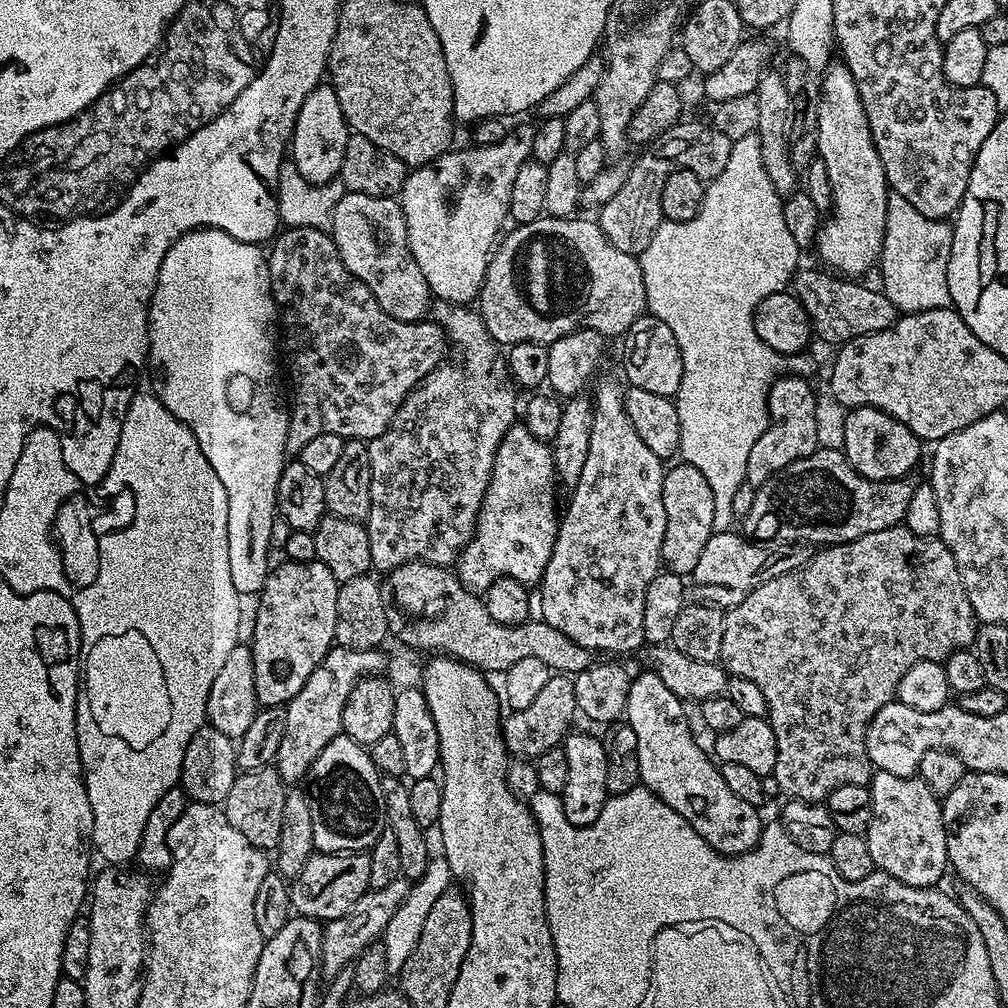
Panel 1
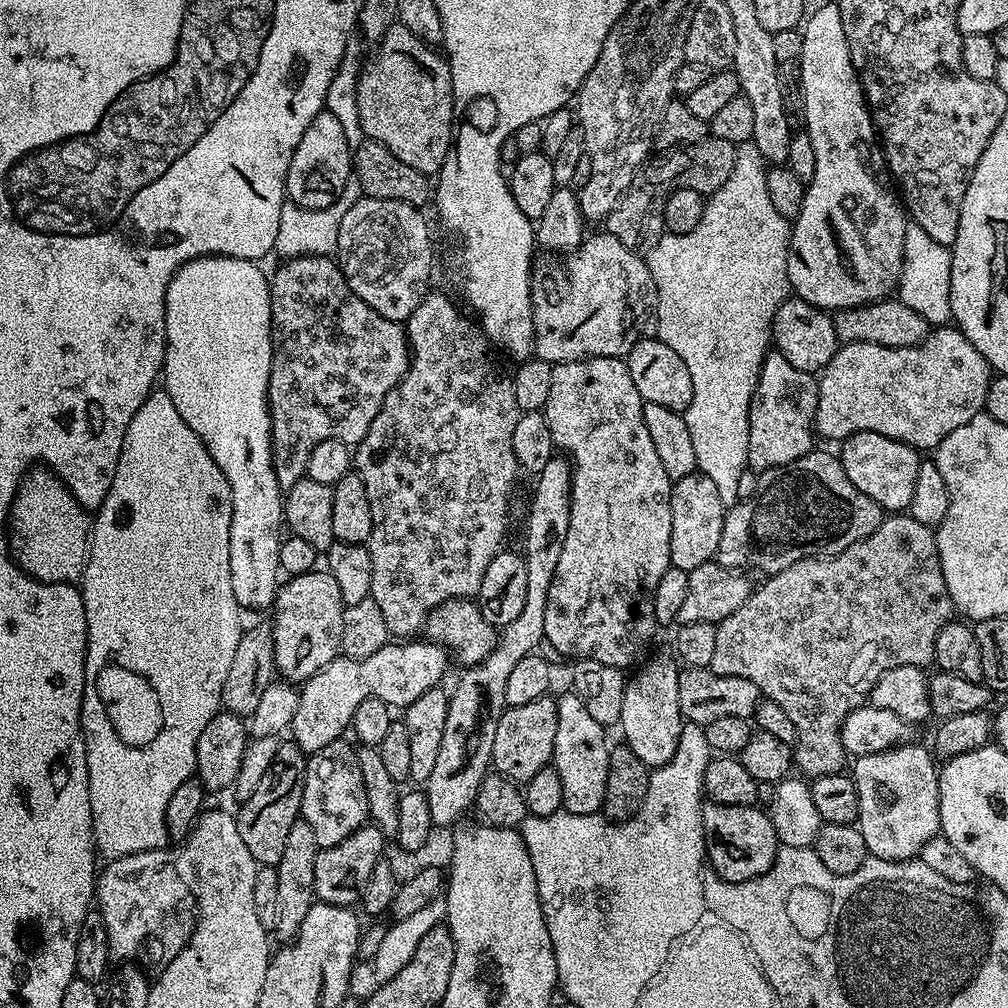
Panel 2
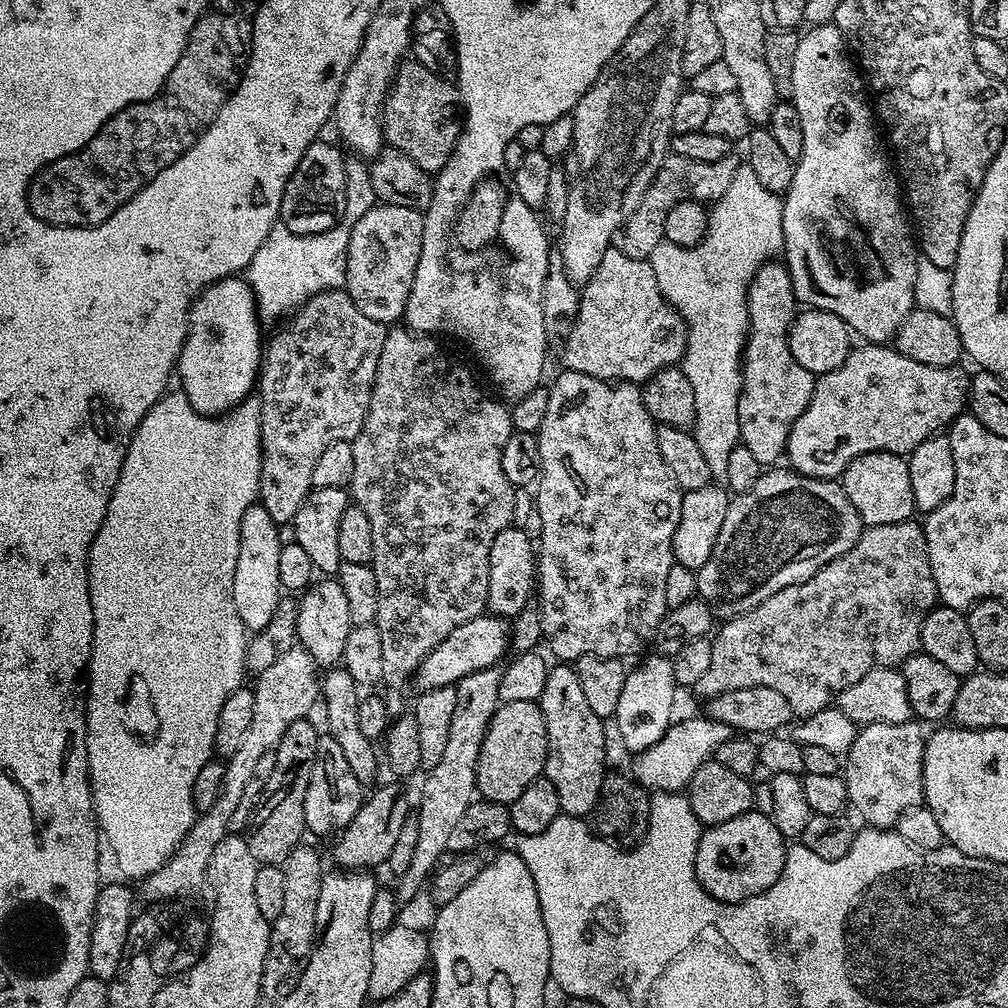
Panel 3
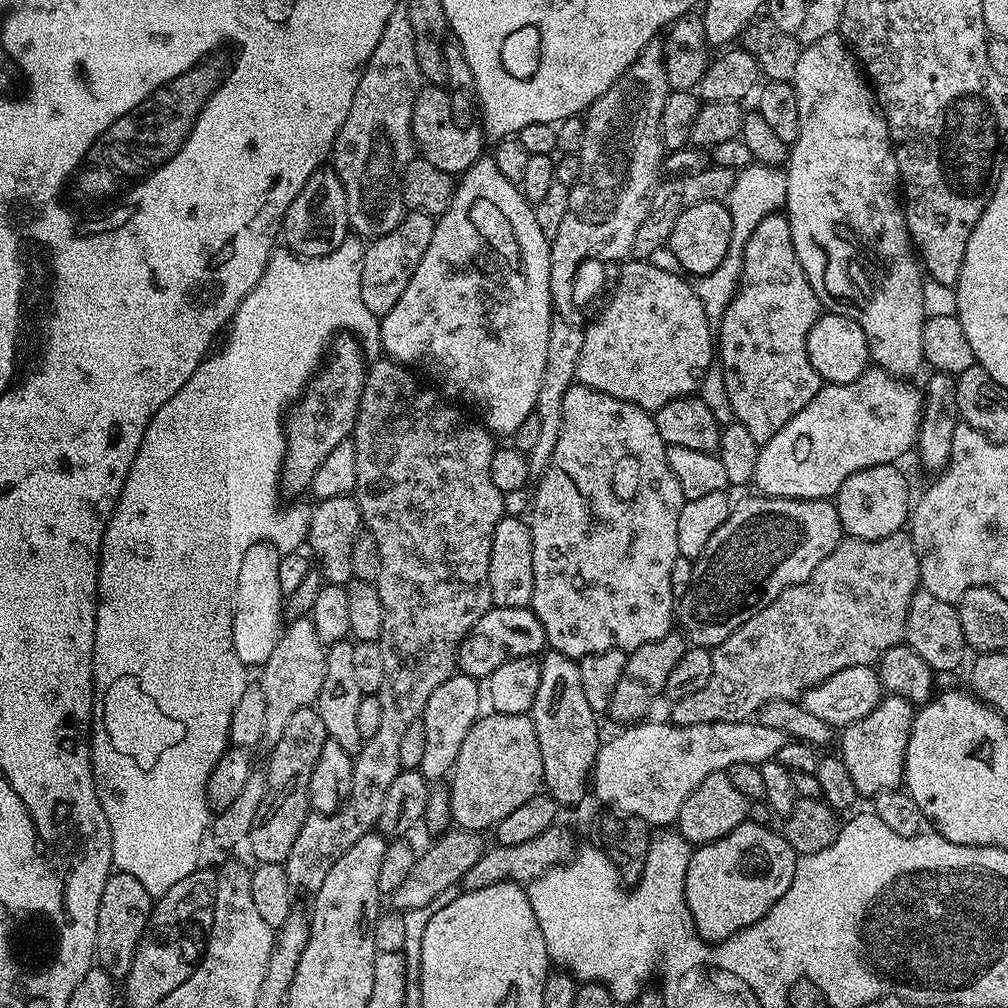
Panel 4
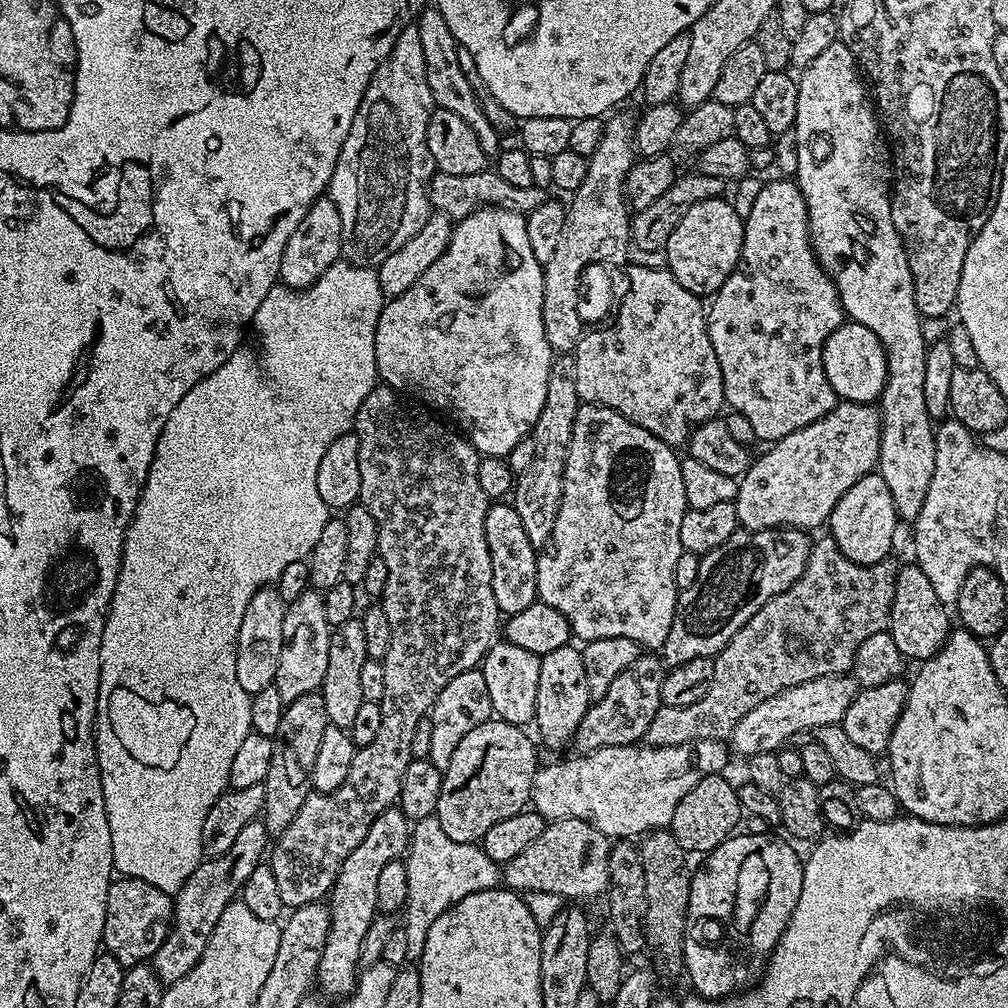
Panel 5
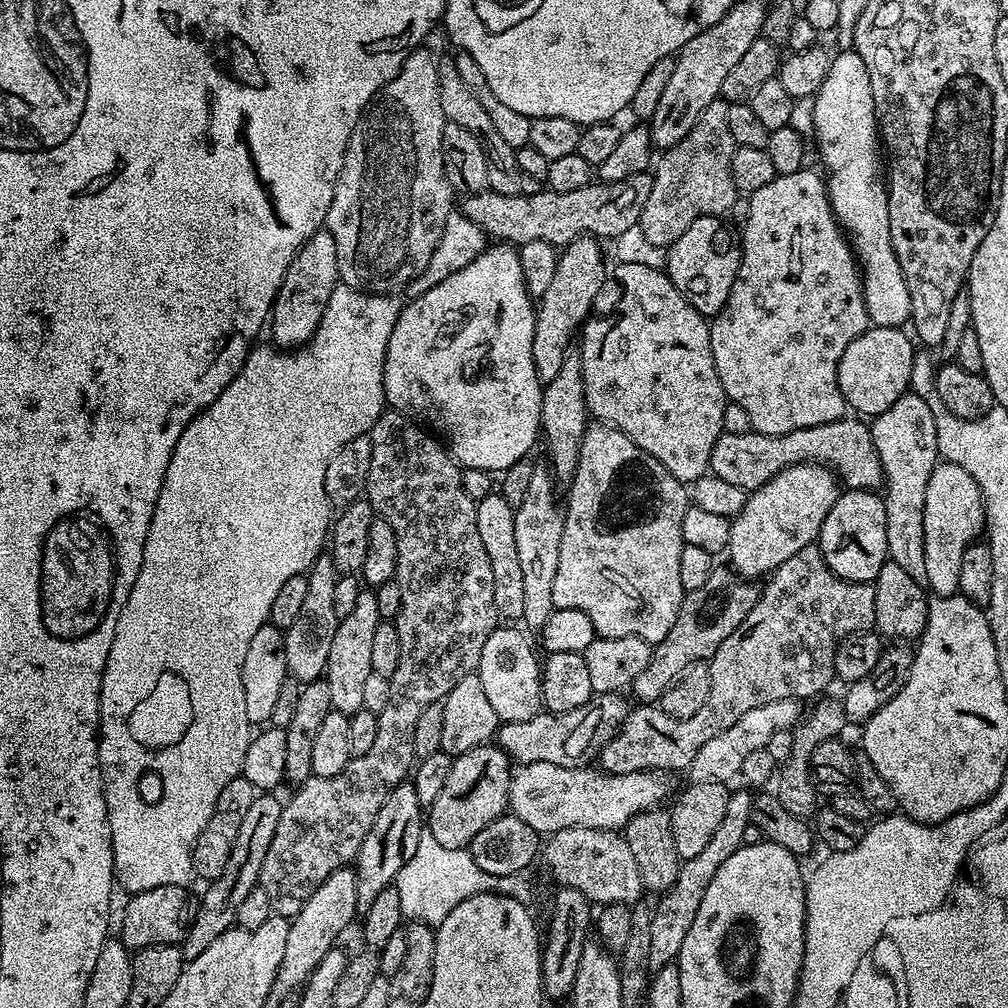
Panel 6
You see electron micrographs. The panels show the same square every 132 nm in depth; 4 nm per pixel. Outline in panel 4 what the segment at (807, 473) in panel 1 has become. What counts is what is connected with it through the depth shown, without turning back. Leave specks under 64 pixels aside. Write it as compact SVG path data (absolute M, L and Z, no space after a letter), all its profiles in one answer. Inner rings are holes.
M751 494L745 500L736 500L732 505L732 513L726 518L718 530L714 530L714 538L706 542L706 550L694 562L692 569L692 585L688 595L683 597L678 608L678 628L683 632L689 645L713 649L721 644L742 622L750 622L758 610L770 606L774 598L782 590L792 584L803 584L806 578L830 554L844 536L844 527L840 525L838 510L831 499L827 500L791 500L777 496Z

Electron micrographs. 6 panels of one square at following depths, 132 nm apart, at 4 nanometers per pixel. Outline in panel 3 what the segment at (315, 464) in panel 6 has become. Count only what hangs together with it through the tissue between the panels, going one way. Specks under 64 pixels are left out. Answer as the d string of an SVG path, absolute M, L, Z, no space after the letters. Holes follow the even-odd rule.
M350 220L345 225L337 222L330 230L318 234L296 234L286 225L277 223L270 230L266 242L258 246L258 254L254 254L246 269L246 279L256 295L261 321L279 321L319 292L344 288L349 232L354 230L354 226L355 221ZM183 390L165 391L154 406L142 418L134 430L114 494L106 506L106 518L88 551L88 585L90 602L94 610L94 638L92 657L88 659L86 673L86 750L88 751L88 782L92 785L92 809L96 812L96 823L100 826L103 843L112 851L116 868L129 881L143 881L172 856L176 855L180 844L188 837L192 823L198 815L194 806L194 778L198 770L213 759L218 734L218 714L226 698L234 694L245 683L246 669L244 652L248 648L249 637L238 610L234 610L234 574L238 566L238 546L240 545L240 523L247 508L257 503L260 495L260 402L249 398L237 404L231 412L223 416L203 416L186 398Z

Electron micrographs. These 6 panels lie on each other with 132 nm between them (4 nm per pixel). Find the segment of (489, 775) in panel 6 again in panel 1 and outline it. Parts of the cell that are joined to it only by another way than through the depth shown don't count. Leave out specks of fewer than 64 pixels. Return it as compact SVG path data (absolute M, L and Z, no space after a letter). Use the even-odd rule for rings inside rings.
M554 674L526 710L509 711L503 717L504 744L507 745L509 753L516 758L541 756L546 754L546 750L563 745L565 736L573 727L572 719L577 719L577 716L573 677L568 674Z

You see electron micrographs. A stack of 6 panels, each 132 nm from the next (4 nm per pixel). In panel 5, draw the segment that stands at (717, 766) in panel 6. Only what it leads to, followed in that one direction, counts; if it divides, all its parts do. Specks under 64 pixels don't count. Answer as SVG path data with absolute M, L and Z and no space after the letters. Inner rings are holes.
M851 675L823 676L802 682L790 690L782 690L774 694L774 698L766 698L766 702L754 706L750 714L742 714L738 726L734 726L730 737L730 748L741 758L747 758L763 752L776 752L789 743L795 732L814 730L818 726L839 724L844 719L846 710L850 710L850 702L854 702L858 685Z

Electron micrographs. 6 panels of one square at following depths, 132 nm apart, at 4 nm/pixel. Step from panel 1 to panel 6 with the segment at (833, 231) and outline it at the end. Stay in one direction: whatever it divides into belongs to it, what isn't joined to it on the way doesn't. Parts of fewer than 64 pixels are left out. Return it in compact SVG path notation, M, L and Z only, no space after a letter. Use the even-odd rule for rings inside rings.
M855 50L837 53L832 56L826 78L811 101L814 142L821 162L828 167L826 183L832 213L862 265L868 319L877 328L898 328L911 321L912 307L910 290L890 238L886 168L882 163L882 137L878 131L870 74L866 74L866 62L862 62ZM909 390L890 410L878 414L870 424L874 446L882 462L882 495L886 506L886 546L888 559L898 562L914 582L927 585L924 507L926 486L938 463L936 419L922 398Z

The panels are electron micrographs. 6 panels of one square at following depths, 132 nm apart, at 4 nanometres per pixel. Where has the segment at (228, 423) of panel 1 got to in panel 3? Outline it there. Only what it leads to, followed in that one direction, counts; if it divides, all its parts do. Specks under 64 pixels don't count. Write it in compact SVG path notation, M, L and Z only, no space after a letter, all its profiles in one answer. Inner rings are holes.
M247 279L220 280L204 289L188 311L188 337L180 351L179 387L203 416L223 416L253 395L262 363L262 321ZM259 502L247 508L240 523L240 545L238 546L238 566L234 574L234 610L242 618L245 629L255 634L270 622L274 610L282 598L278 582L278 550L282 543L281 525L270 518Z

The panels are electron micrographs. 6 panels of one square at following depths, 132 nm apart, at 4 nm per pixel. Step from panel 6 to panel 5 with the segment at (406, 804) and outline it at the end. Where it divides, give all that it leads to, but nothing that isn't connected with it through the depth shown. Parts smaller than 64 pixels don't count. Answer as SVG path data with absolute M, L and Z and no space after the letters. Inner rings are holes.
M399 806L382 810L382 814L374 818L374 826L370 826L366 838L362 838L361 844L338 869L338 878L326 897L330 914L330 934L326 934L326 946L322 950L322 958L316 971L316 984L325 997L347 998L355 988L362 937L366 935L366 929L370 927L372 919L378 915L376 887L379 874L386 862L399 860L407 853L409 839L410 821L404 811Z

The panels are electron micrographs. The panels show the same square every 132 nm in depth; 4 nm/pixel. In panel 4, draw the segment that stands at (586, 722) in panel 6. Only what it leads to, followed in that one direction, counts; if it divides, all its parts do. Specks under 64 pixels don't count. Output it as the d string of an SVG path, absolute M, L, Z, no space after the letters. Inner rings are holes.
M673 630L654 642L646 642L646 646L638 646L628 653L626 670L622 670L622 678L618 678L618 686L614 686L614 698L610 698L610 706L606 713L616 726L631 726L639 724L652 708L652 703L663 693L666 678L670 678L670 670L682 658L682 654L689 648L689 643L683 632Z

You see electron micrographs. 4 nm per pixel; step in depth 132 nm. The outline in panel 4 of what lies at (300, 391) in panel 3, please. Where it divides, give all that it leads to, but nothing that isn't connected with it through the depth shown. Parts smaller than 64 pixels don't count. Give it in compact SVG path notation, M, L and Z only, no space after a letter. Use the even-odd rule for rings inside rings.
M352 334L337 336L330 345L322 367L286 413L284 435L288 437L288 445L280 471L280 492L283 495L296 498L299 492L307 493L312 486L314 470L322 466L322 461L330 455L334 446L338 446L338 442L351 437L358 418L365 375L366 353L360 341Z

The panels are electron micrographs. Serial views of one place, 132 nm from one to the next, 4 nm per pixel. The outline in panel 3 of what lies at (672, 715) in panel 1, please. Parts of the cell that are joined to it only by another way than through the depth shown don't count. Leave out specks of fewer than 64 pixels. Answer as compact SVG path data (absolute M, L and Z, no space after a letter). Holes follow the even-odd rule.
M645 655L645 660L629 671L626 686L622 686L622 694L618 697L618 710L614 717L616 732L632 754L645 752L647 748L654 746L654 742L658 742L658 738L662 738L674 723L672 707L676 704L678 685L674 678L672 657L651 655ZM755 810L738 814L730 822L713 824L700 833L696 851L696 877L713 898L724 904L737 904L754 894L762 894L782 874L786 838L774 826L771 816Z

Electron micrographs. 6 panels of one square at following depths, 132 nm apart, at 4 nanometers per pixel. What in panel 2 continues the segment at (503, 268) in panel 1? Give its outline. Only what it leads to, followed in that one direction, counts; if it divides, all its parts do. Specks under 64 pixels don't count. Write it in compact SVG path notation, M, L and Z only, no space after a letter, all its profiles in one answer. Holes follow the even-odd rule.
M604 230L601 231L601 236L589 235L584 243L576 249L575 253L569 253L567 257L557 260L560 261L554 264L548 262L540 263L539 261L532 273L532 321L536 331L535 359L545 360L555 366L557 364L565 364L571 360L585 360L587 356L627 357L629 350L636 345L637 340L641 339L642 333L645 331L643 328L647 324L649 327L656 310L656 287L654 286L654 278L648 269L647 259L641 253L632 252L626 246L622 246L622 242L618 242L618 238L614 238L608 231Z

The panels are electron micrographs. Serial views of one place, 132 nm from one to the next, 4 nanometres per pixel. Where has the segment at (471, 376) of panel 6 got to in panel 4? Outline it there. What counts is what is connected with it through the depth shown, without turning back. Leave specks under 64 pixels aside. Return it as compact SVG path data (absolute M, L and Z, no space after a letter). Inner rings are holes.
M491 155L481 156L478 162L474 162L474 166L470 166L459 177L456 193L453 194L448 209L436 220L430 246L426 246L422 254L422 262L418 262L418 270L414 270L414 278L410 278L394 310L390 310L380 320L381 349L398 364L415 366L417 369L425 368L426 371L432 372L433 378L437 380L435 383L442 389L445 397L455 398L457 401L465 400L470 407L476 408L475 415L489 432L497 437L511 437L512 433L518 430L518 426L522 426L522 422L526 422L526 418L535 413L538 386L542 386L542 370L546 366L546 346L550 342L550 326L554 319L554 309L550 298L551 249L552 245L546 238L546 234L542 234L542 229L538 227L535 207L528 203L528 199L519 187L498 170Z

